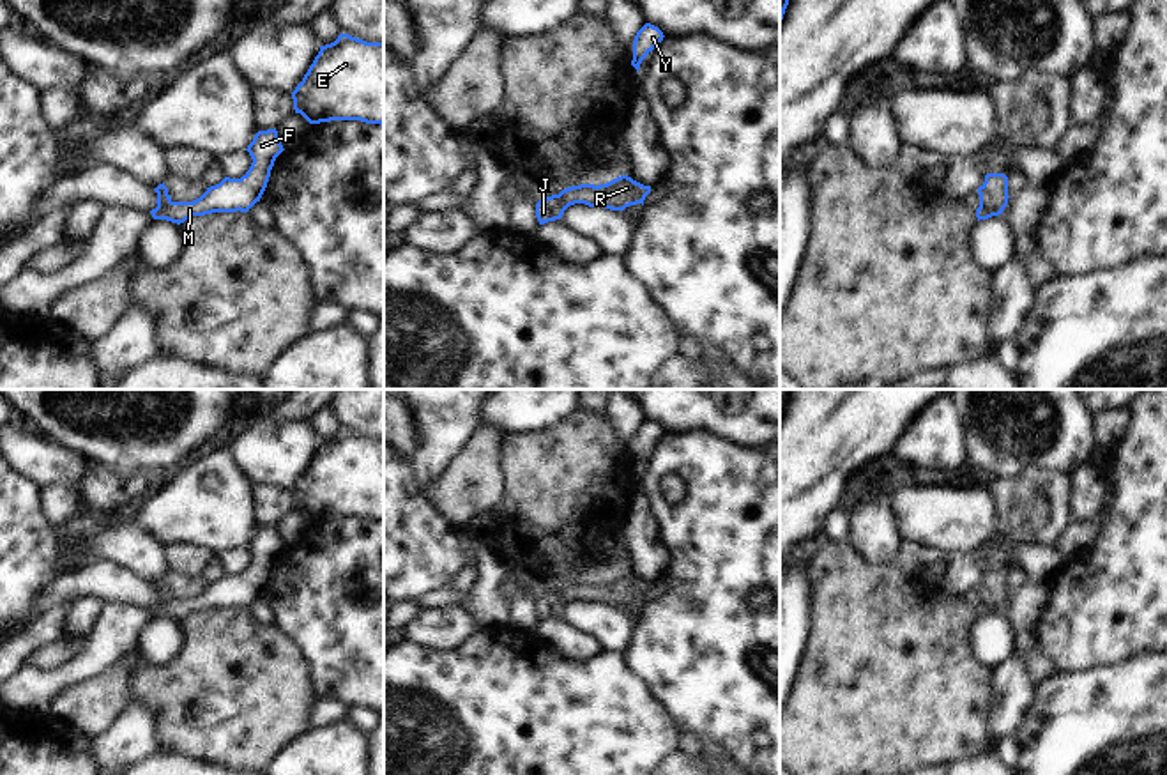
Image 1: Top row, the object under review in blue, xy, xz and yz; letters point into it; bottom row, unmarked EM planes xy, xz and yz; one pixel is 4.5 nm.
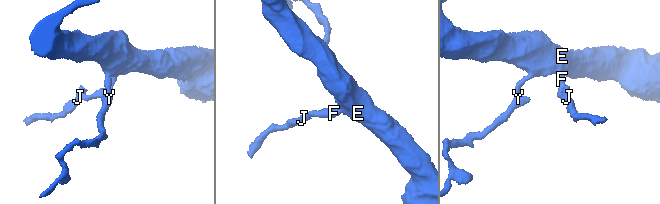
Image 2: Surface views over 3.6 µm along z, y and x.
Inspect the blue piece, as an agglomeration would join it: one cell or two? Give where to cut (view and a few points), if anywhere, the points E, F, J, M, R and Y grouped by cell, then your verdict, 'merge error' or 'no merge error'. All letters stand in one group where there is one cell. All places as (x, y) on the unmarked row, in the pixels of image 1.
cut xy (174, 598), (151, 609); groups E F M R Y / J; merge error

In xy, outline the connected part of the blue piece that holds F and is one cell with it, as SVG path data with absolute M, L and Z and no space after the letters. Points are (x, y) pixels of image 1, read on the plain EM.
M274 524L258 527L246 547L253 559L240 575L225 573L219 580L207 584L200 595L193 598L173 598L168 603L152 609L152 614L180 621L193 612L237 607L248 609L260 598L274 557L285 545Z

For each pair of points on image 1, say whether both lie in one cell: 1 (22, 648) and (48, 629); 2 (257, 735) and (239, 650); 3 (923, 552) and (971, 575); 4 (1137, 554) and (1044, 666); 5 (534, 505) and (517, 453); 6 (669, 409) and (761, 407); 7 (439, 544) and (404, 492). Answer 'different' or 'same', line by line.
1: same
2: same
3: same
4: different
5: same
6: same
7: same

